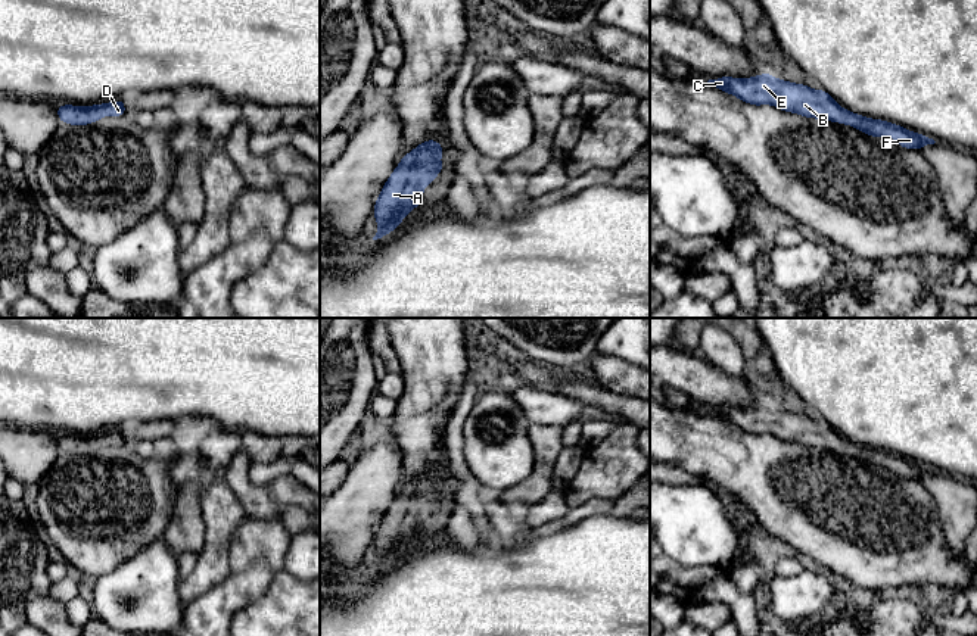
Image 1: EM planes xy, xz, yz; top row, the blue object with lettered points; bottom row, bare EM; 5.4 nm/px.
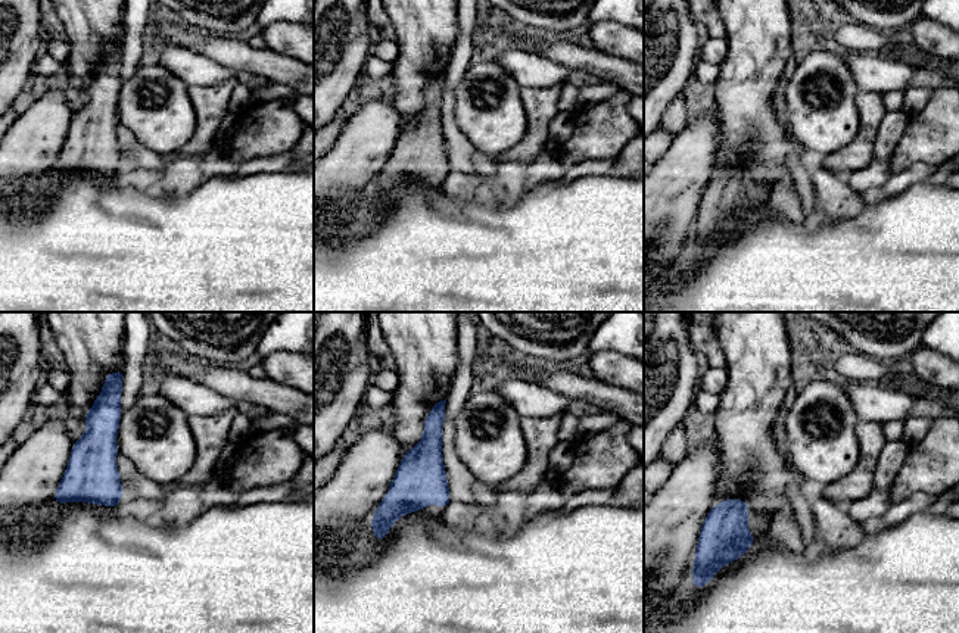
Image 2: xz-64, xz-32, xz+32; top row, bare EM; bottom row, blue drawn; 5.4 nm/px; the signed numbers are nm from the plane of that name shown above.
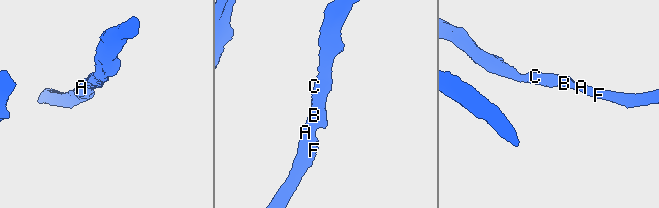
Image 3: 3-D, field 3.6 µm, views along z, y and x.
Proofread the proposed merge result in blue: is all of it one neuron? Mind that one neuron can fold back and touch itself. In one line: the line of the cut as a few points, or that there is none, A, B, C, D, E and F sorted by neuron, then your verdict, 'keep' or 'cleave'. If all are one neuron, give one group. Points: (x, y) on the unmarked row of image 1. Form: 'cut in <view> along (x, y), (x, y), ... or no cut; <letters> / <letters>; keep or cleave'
no cut; A B C D E F; keep

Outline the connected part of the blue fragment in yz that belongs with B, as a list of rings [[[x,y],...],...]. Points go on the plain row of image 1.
[[[768,402],[752,408],[721,406],[709,409],[707,414],[749,434],[771,434],[780,440],[793,442],[805,448],[852,455],[871,467],[883,468],[892,465],[905,478],[920,480],[924,476],[936,473],[933,468],[912,462],[900,455],[846,440],[824,420],[813,420],[805,414],[778,409]]]

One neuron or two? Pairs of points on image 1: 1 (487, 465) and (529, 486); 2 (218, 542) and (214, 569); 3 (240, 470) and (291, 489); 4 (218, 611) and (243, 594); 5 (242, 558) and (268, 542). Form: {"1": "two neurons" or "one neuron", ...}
{"1": "two neurons", "2": "one neuron", "3": "one neuron", "4": "one neuron", "5": "one neuron"}

